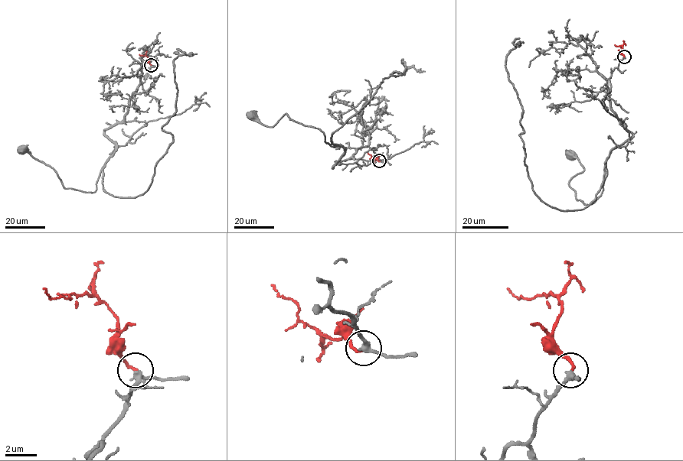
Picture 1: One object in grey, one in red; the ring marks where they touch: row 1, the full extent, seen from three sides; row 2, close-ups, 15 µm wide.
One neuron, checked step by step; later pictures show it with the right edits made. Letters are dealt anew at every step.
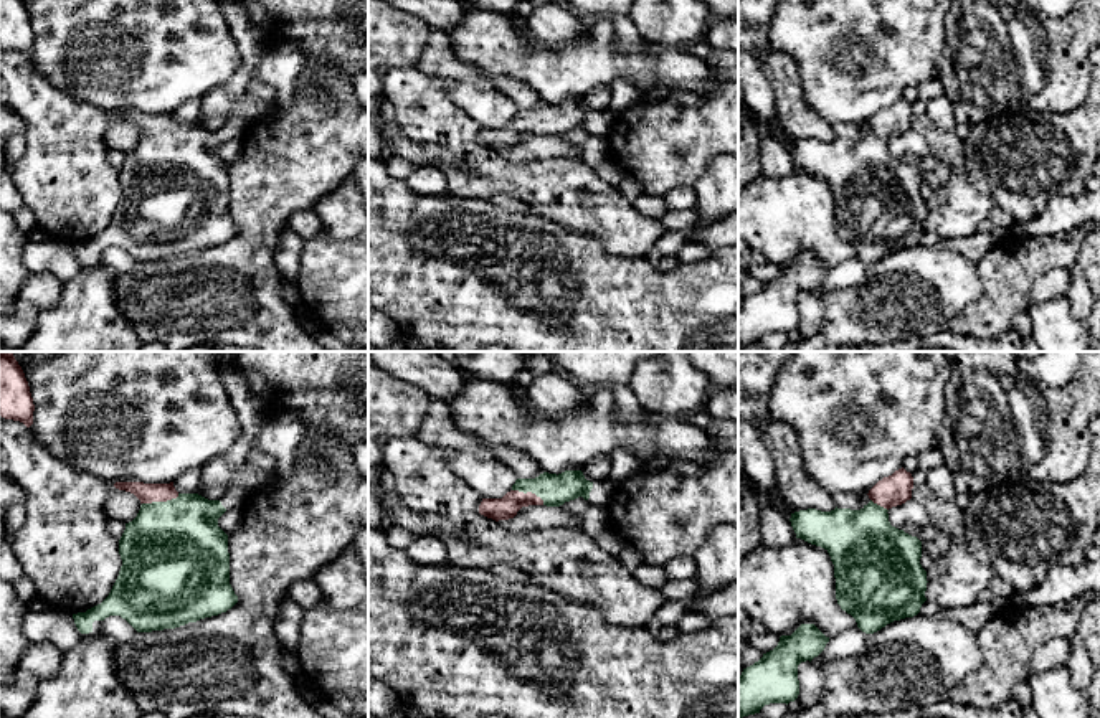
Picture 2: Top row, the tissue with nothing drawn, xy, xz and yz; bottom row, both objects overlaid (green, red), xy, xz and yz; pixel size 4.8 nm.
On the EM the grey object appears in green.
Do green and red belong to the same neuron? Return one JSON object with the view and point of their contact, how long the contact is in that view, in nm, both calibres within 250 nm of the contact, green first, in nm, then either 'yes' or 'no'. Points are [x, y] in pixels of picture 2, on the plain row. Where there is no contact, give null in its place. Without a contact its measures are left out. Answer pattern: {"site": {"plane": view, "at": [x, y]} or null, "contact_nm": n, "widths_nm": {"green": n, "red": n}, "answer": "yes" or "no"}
{"site": {"plane": "xy", "at": [161, 132]}, "contact_nm": 190, "widths_nm": {"green": 500, "red": 100}, "answer": "yes"}

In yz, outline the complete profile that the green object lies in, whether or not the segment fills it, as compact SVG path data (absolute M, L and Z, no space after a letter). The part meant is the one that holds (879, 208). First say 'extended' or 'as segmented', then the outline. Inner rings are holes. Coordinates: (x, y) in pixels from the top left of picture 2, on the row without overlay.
extended; M903 97L879 111L870 120L870 132L861 140L816 139L791 144L796 168L824 178L834 195L836 229L851 244L857 257L874 264L894 251L913 248L927 231L927 201L920 195L922 172L890 155L889 140L912 129L913 107Z

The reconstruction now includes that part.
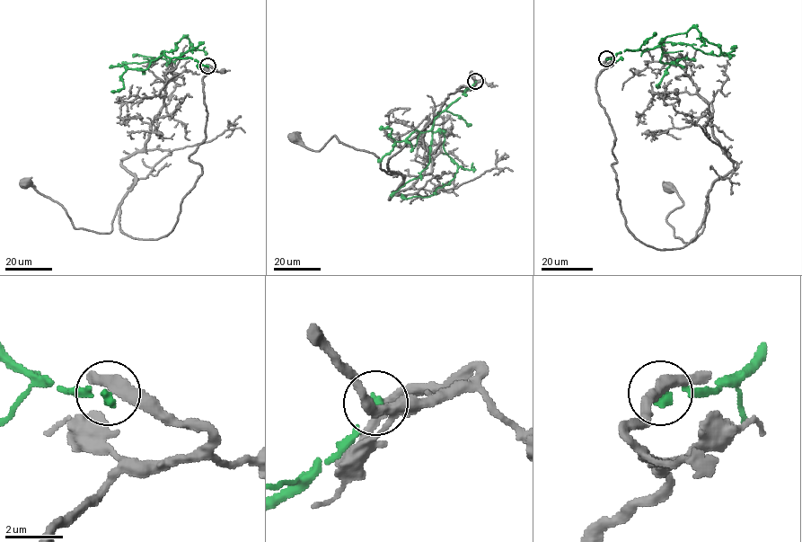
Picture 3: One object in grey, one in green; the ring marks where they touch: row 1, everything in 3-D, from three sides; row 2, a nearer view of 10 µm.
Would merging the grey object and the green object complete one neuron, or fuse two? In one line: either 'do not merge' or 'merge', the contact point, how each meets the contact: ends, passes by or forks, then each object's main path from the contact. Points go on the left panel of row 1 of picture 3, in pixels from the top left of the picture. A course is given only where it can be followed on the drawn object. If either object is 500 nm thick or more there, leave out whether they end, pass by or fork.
do not merge; place (207, 66); grey passes by; green ends; course grey (208, 66), (201, 174), (168, 235), (125, 234), (124, 195), (110, 233), (76, 228), (27, 183); course green (207, 66), (189, 57), (164, 55), (187, 38), (190, 46), (175, 60), (133, 57)

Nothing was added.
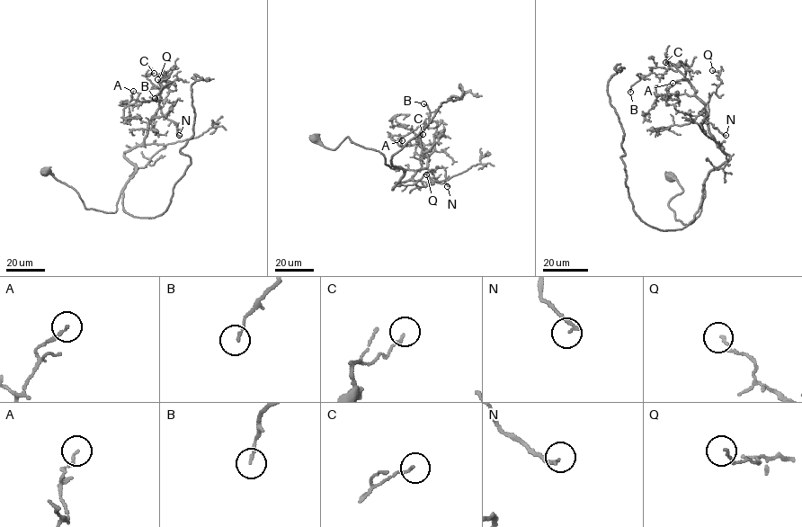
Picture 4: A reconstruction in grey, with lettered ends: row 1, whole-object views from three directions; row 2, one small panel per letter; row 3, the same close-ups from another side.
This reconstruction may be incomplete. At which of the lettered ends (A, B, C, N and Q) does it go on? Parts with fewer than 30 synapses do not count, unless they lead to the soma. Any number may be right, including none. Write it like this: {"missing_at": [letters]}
{"missing_at": []}

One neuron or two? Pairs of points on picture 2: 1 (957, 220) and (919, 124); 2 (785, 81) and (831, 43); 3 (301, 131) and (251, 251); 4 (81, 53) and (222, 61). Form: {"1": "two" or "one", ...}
{"1": "one", "2": "two", "3": "one", "4": "one"}

